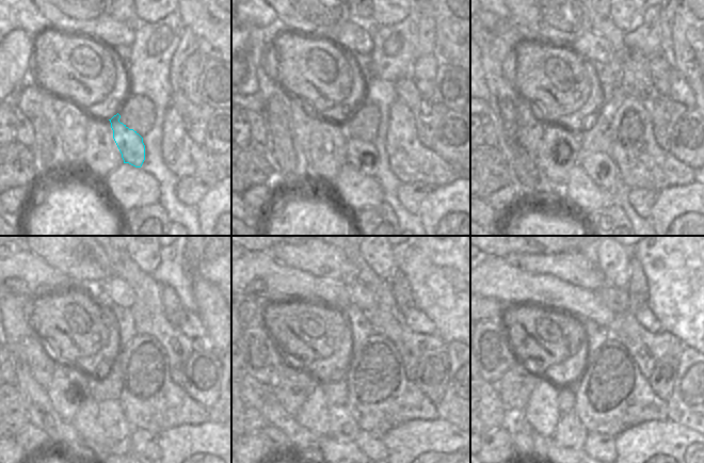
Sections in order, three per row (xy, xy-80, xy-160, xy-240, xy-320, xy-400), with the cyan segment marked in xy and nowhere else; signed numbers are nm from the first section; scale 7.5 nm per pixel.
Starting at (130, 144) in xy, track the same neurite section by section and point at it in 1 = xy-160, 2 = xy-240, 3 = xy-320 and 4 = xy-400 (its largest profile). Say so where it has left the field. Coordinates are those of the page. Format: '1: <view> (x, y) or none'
1: xy-160 (600, 166)
2: xy-240 (110, 413)
3: xy-320 (342, 428)
4: xy-400 (570, 432)

